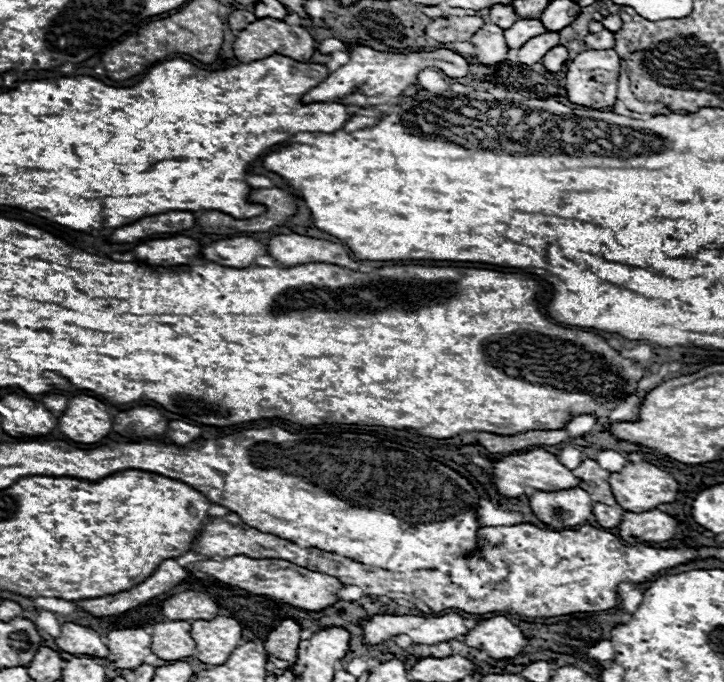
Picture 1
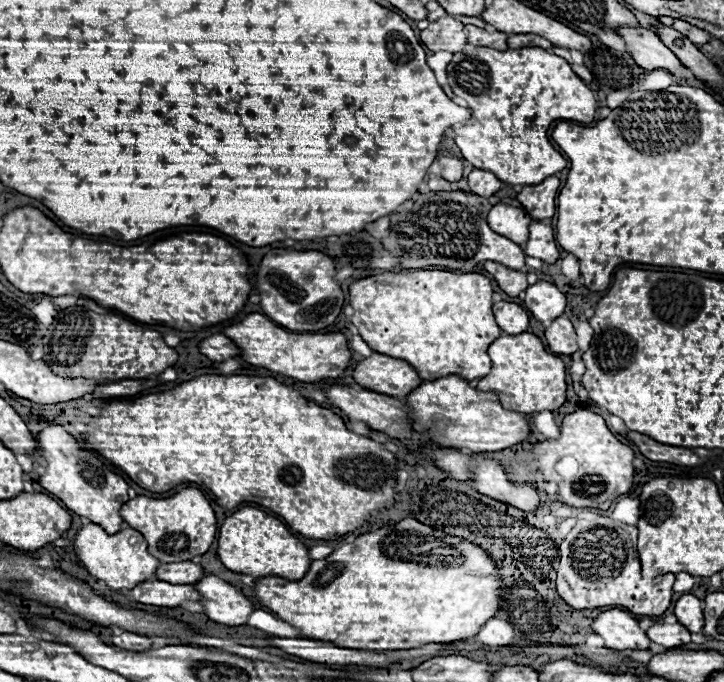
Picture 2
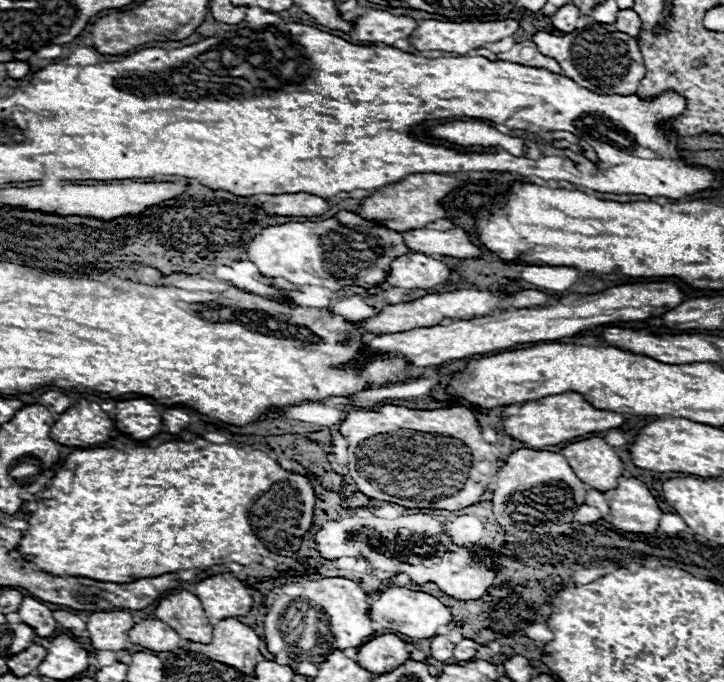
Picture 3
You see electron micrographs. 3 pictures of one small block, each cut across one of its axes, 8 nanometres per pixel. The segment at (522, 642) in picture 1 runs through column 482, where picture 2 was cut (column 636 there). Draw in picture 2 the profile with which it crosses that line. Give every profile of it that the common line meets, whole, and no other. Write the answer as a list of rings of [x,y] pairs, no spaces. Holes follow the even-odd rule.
[[[612,608],[608,612],[602,612],[594,624],[592,630],[600,634],[606,642],[606,648],[612,650],[648,650],[650,638],[646,636],[646,630],[638,626],[638,620],[632,618],[630,612]]]

